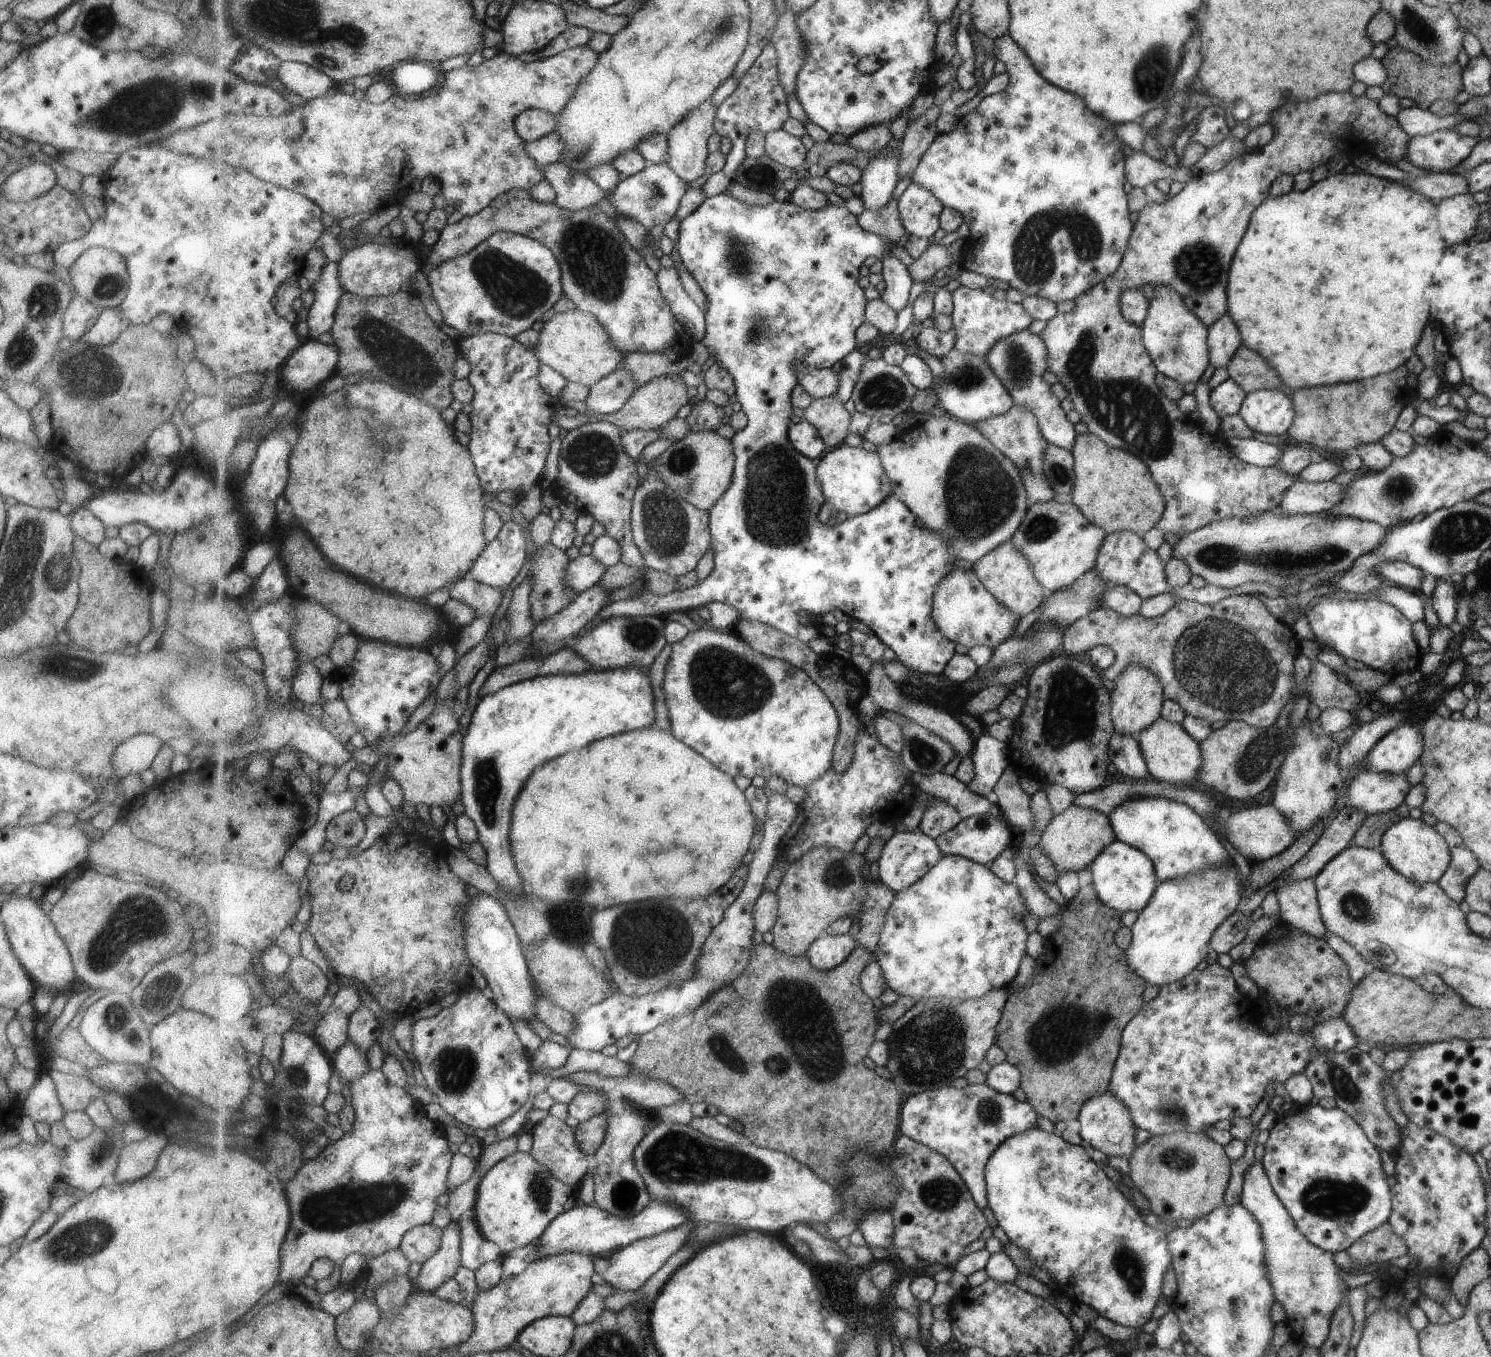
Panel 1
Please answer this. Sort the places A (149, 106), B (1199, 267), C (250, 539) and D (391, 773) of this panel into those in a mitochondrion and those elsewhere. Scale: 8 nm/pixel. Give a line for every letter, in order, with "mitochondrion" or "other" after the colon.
A: mitochondrion
B: mitochondrion
C: other
D: other

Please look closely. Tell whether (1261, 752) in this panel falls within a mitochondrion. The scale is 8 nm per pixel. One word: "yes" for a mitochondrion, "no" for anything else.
yes

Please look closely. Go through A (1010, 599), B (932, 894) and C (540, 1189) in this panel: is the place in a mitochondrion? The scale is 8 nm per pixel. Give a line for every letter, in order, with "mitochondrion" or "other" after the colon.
A: other
B: other
C: mitochondrion

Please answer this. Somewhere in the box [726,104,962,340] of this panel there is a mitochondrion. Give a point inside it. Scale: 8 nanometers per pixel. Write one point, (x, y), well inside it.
(763, 174)

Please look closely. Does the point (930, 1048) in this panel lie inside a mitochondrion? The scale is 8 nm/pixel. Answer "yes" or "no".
yes

